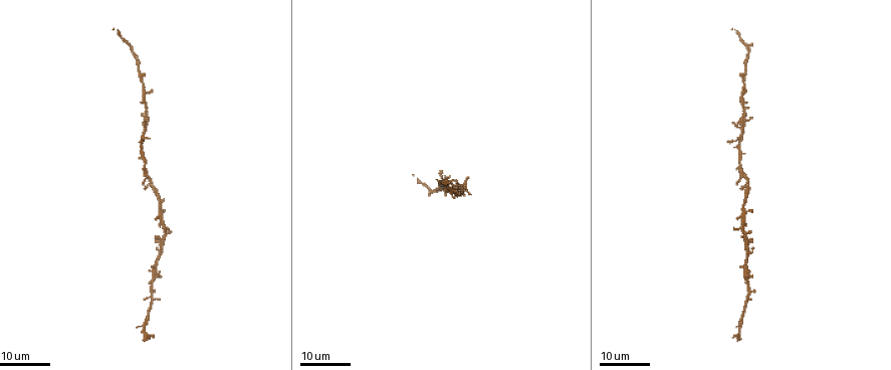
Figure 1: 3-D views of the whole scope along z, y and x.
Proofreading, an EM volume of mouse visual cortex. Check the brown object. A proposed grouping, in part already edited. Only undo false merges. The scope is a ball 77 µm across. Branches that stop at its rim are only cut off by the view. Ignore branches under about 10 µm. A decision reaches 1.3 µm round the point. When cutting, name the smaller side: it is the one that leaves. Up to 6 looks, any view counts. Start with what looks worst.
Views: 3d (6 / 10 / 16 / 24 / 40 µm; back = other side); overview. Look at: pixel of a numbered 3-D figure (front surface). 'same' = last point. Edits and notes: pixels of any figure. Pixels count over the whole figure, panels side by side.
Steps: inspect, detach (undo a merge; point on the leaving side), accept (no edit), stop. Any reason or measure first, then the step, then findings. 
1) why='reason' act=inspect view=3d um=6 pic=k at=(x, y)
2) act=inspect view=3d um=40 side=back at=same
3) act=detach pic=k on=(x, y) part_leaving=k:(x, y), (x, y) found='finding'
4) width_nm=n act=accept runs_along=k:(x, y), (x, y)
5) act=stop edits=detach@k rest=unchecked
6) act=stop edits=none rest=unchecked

why='thick turns thin' act=inspect view=3d um=16 pic=1 at=(145, 118)

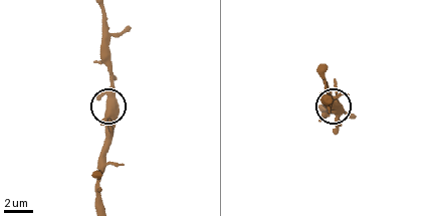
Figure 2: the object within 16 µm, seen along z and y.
act=inspect view=3d um=10 pic=2 at=(110, 105)

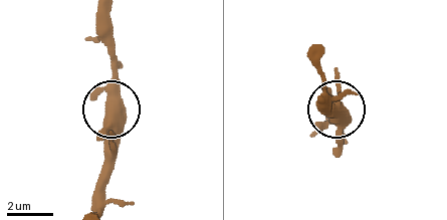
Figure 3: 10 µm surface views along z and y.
act=accept runs_along=3:(91, 204), (103, 164), (103, 118), (115, 77), (115, 51) found='all the same cell'

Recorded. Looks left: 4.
why='thick turns thin' act=inspect view=3d um=24 pic=1 at=(744, 277)

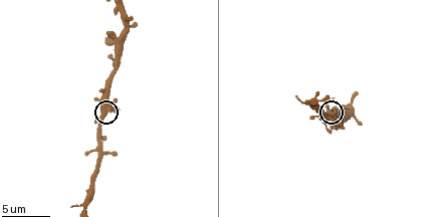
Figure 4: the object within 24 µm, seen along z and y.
act=inspect view=3d um=10 pic=4 at=(104, 112)

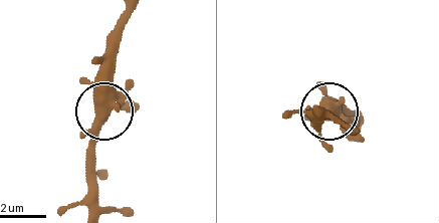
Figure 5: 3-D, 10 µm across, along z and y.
width_nm=520 act=accept runs_along=5:(129, 18), (90, 172) found='all the same cell'

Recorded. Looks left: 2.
why='three-way junction' act=inspect view=3d um=24 pic=1 at=(145, 93)

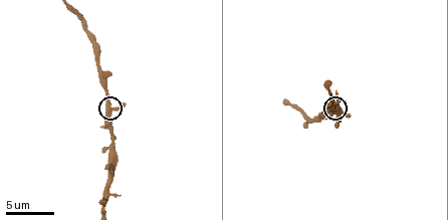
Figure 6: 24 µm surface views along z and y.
why='closer look' act=inspect view=3d um=10 pic=6 at=(108, 111)

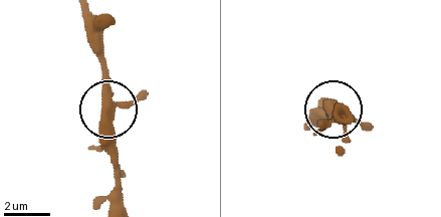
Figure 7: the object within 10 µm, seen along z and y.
arms=3 act=accept runs_along=7:(113, 204), (118, 152), (106, 105), (100, 33) found='continuous, no second cell'

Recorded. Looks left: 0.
act=stop edits=none rest=unchecked

